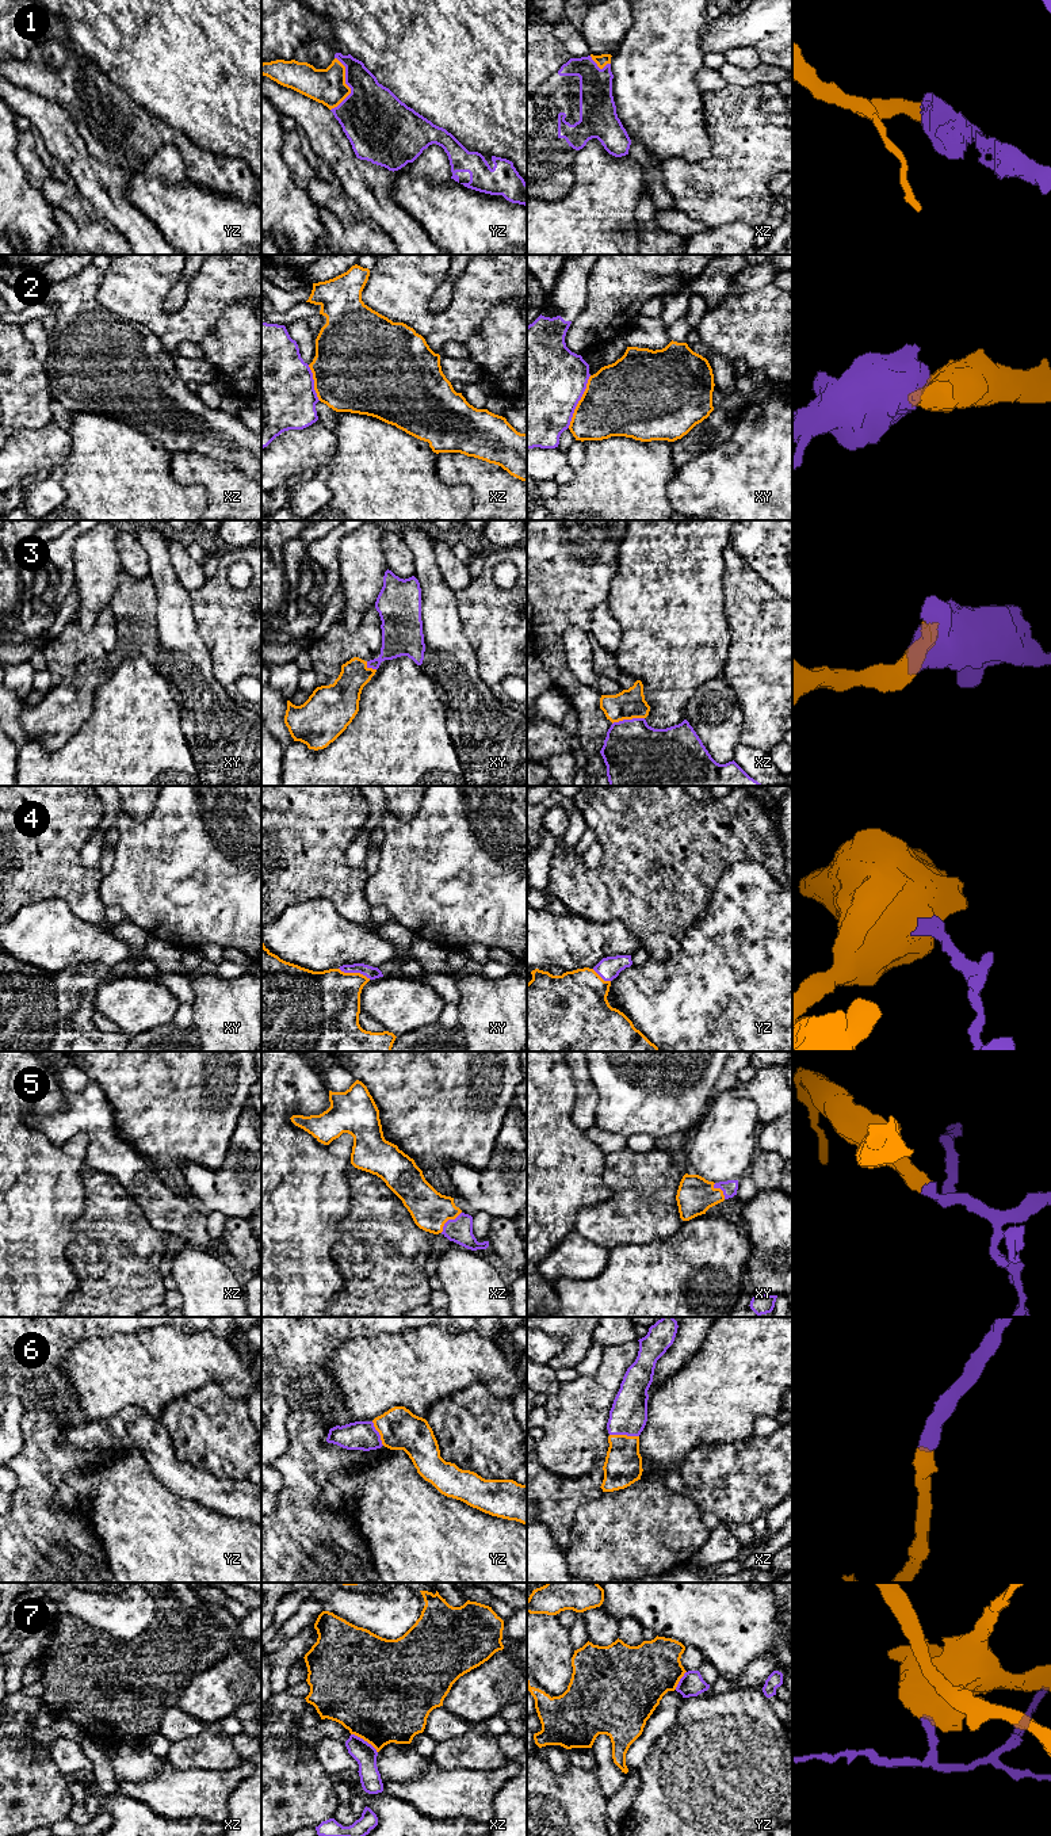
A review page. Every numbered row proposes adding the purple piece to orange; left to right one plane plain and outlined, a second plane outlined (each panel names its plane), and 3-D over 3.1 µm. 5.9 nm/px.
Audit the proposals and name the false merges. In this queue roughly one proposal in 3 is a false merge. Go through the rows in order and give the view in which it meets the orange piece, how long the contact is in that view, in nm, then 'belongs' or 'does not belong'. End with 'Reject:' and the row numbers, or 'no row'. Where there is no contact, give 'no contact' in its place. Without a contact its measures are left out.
1: contact in yz; length 320 nm; belongs
2: contact in xy; length 340 nm; does not belong
3: contact in xz; length 200 nm; belongs
4: contact in xy; length 200 nm; belongs
5: contact in xz; length 180 nm; belongs
6: contact in xz; length 180 nm; belongs
7: contact in xz; length 200 nm; does not belong
Reject: 2, 7

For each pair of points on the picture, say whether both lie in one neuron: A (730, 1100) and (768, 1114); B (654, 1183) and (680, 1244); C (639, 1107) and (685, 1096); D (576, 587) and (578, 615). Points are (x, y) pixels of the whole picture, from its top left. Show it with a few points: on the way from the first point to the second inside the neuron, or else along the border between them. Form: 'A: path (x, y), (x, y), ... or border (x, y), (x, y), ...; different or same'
A: border (736, 1087), (740, 1096), (755, 1104), (761, 1123); different
B: border (684, 1221), (669, 1236), (646, 1244); different
C: path (650, 1096), (675, 1096); same
D: path (574, 594), (574, 609); same

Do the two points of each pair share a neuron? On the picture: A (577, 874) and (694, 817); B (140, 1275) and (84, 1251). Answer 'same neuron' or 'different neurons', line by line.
A: same neuron
B: same neuron

